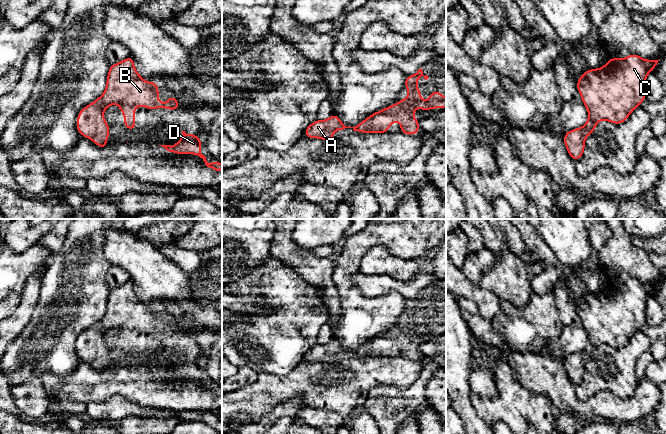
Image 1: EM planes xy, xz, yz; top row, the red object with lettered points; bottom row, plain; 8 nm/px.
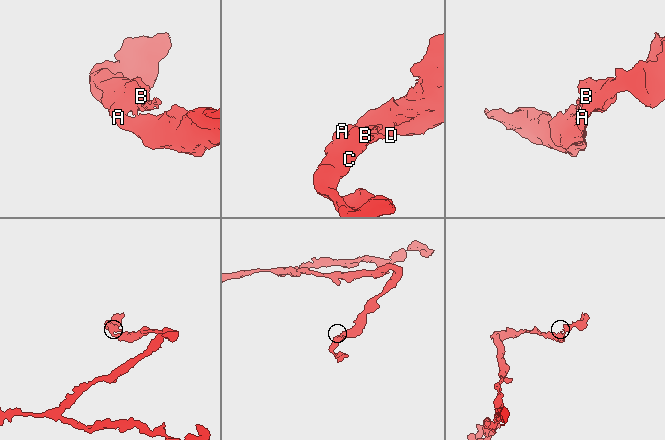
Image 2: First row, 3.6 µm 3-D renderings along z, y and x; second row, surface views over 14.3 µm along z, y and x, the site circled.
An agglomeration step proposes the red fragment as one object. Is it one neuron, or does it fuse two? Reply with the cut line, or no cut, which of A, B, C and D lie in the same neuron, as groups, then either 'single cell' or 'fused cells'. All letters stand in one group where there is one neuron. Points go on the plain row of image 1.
cut none; groups A B C D; single cell

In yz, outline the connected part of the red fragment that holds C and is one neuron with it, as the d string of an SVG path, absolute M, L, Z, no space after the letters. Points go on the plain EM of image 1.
M630 278L626 282L609 282L607 288L599 293L589 293L583 297L578 306L582 327L586 330L589 341L584 350L565 357L564 367L570 381L575 385L583 380L585 362L595 356L596 348L601 344L613 348L624 347L630 337L646 323L645 308L647 298L655 294L659 284L646 284L637 278Z

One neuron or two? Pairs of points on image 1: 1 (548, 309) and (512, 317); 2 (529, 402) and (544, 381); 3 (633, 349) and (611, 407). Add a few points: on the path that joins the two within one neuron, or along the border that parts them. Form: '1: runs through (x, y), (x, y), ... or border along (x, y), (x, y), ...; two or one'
1: runs through (539, 316), (521, 317); one
2: border along (516, 378), (526, 388), (543, 394), (551, 405); two
3: border along (637, 386), (625, 397), (608, 390), (591, 395); two

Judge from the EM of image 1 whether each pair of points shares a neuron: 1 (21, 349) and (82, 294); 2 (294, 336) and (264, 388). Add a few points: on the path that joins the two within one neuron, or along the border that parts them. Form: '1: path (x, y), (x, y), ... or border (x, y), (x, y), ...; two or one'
1: path (36, 340), (67, 309); one
2: border (295, 368), (284, 375), (258, 374); two

